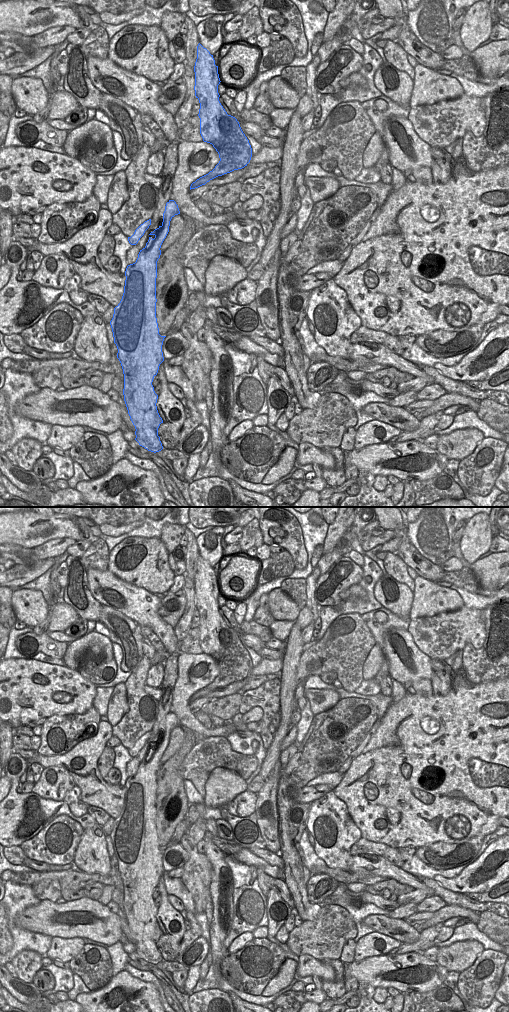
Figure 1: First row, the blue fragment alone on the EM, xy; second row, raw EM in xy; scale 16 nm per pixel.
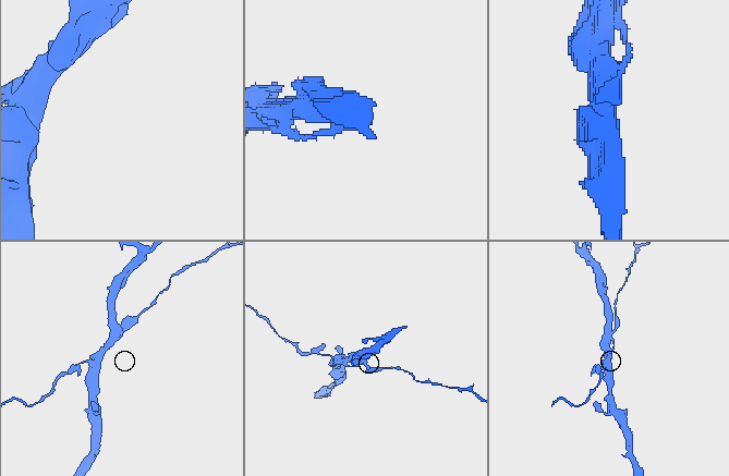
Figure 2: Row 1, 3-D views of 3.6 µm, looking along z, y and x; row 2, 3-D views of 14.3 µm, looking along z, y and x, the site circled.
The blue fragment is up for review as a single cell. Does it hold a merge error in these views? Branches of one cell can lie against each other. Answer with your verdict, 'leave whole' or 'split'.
split

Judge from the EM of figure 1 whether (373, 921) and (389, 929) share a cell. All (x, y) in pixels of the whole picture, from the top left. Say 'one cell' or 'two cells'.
one cell

